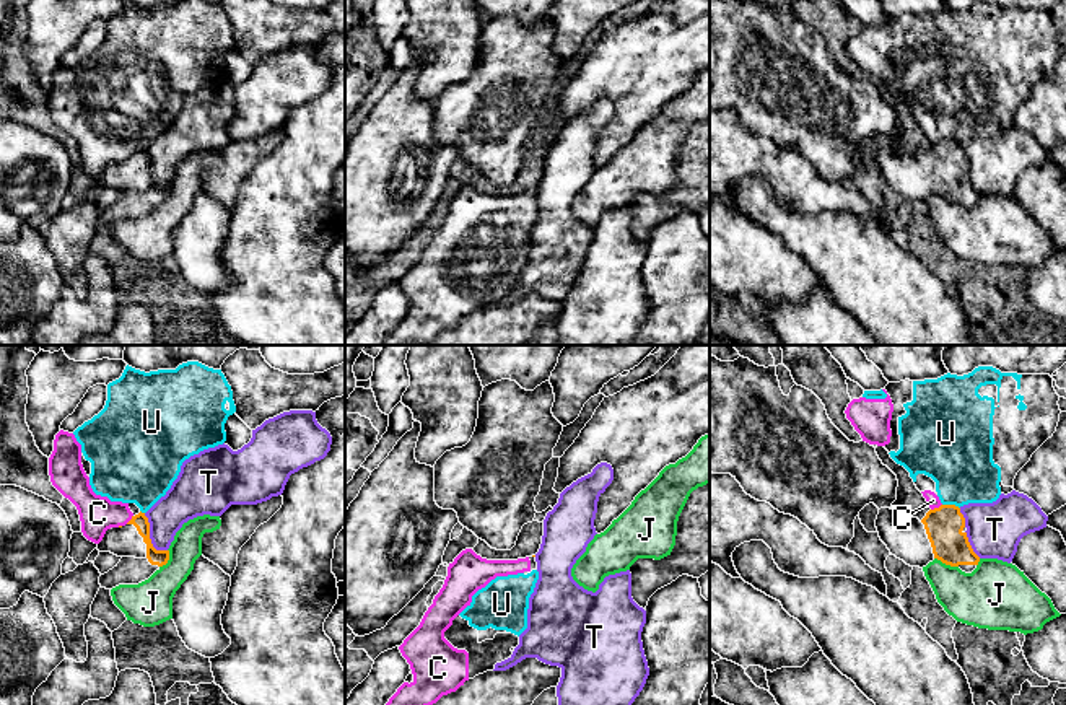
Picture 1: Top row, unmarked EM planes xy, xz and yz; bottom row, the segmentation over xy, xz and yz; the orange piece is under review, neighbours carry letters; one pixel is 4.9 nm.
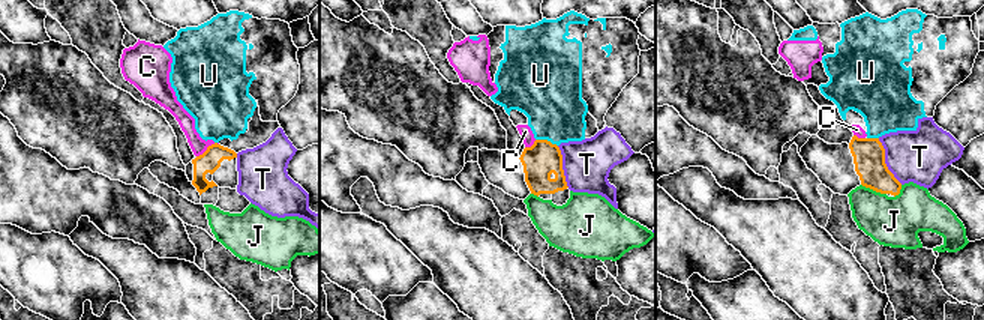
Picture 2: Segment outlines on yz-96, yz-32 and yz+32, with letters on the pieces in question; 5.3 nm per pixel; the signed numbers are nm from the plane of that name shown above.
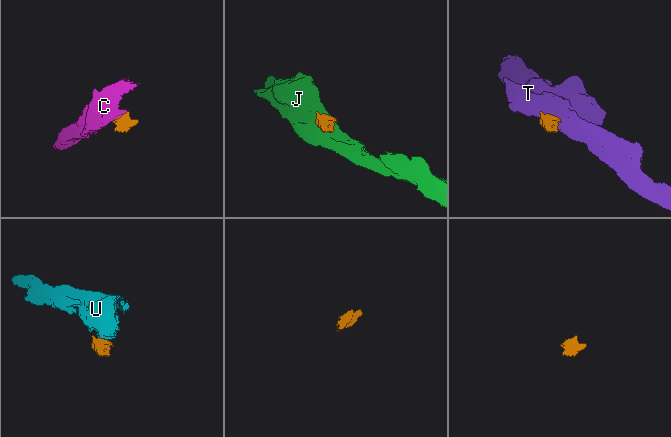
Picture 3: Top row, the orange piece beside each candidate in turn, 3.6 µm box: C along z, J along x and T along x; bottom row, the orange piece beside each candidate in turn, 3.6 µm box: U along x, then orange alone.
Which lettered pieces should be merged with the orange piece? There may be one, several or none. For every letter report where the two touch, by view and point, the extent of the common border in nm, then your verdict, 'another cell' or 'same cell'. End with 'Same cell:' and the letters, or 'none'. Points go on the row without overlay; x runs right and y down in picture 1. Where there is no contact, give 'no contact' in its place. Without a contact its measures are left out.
C: yz (936, 144) | 70 nm | another cell
J: yz (946, 199) | 130 nm | another cell
T: xy (148, 171) | 220 nm | another cell
U: yz (951, 140) | 90 nm | another cell
Same cell: none

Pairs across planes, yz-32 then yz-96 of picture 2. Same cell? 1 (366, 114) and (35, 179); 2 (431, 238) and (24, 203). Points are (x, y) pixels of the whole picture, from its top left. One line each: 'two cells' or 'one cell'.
1: two cells
2: two cells

